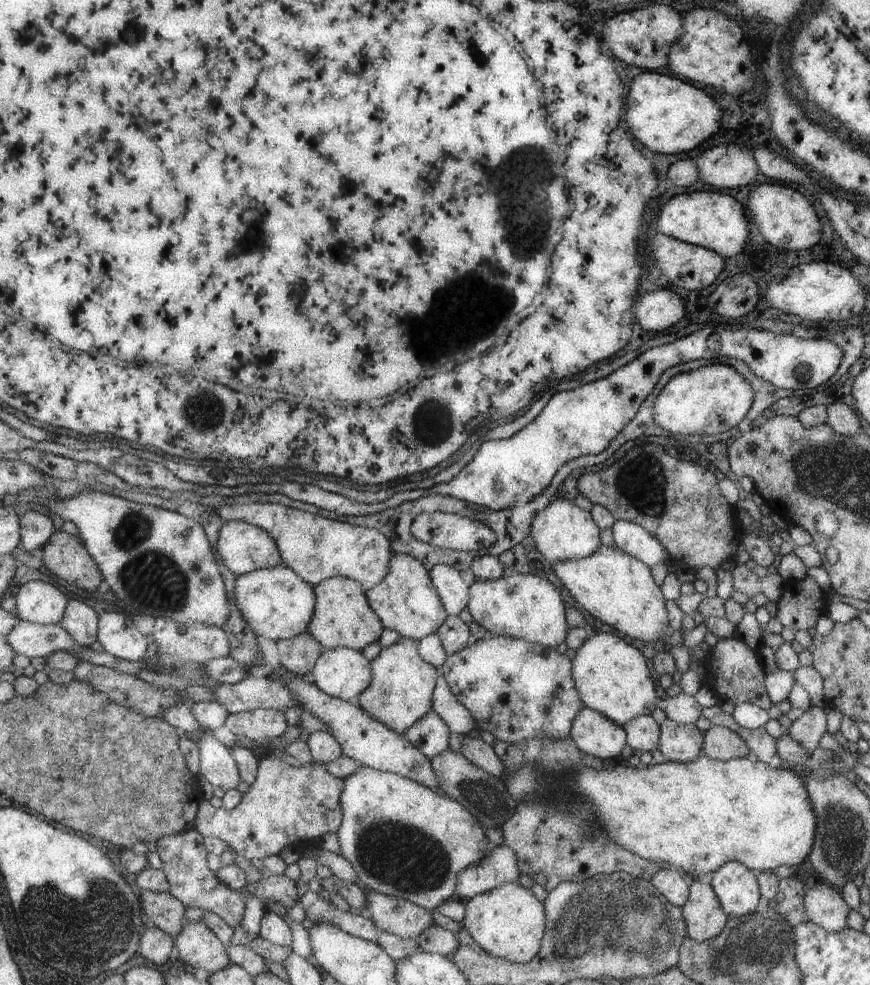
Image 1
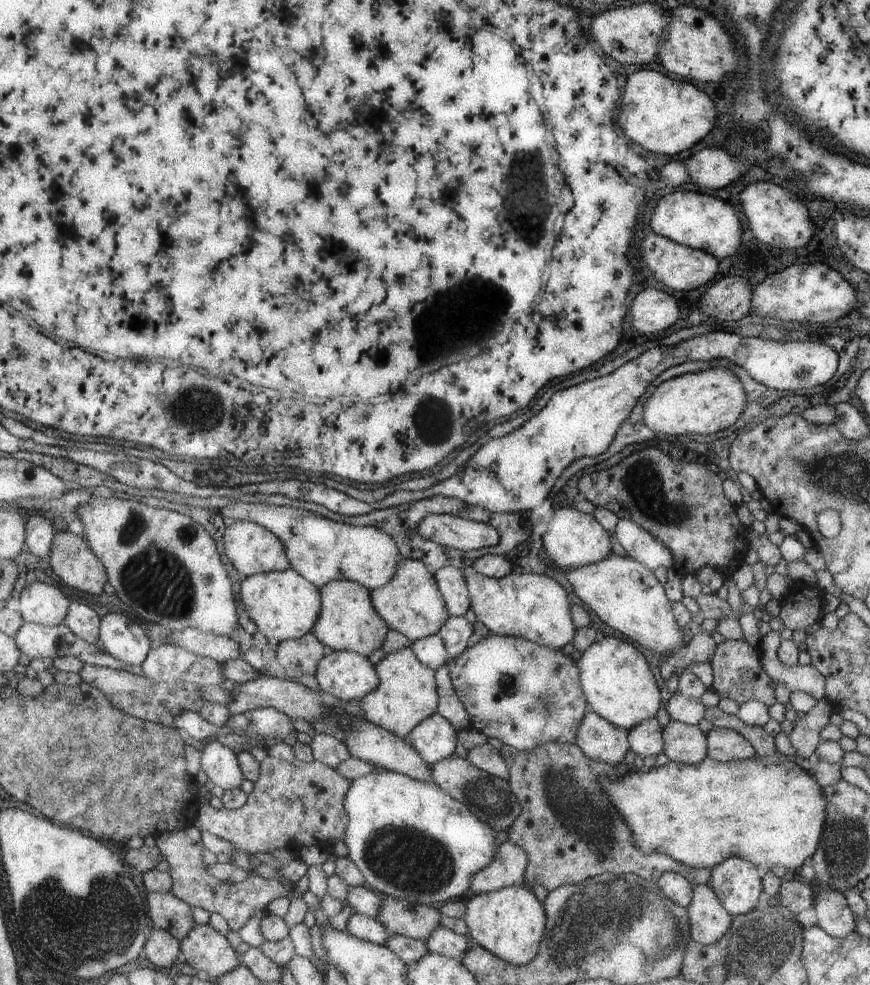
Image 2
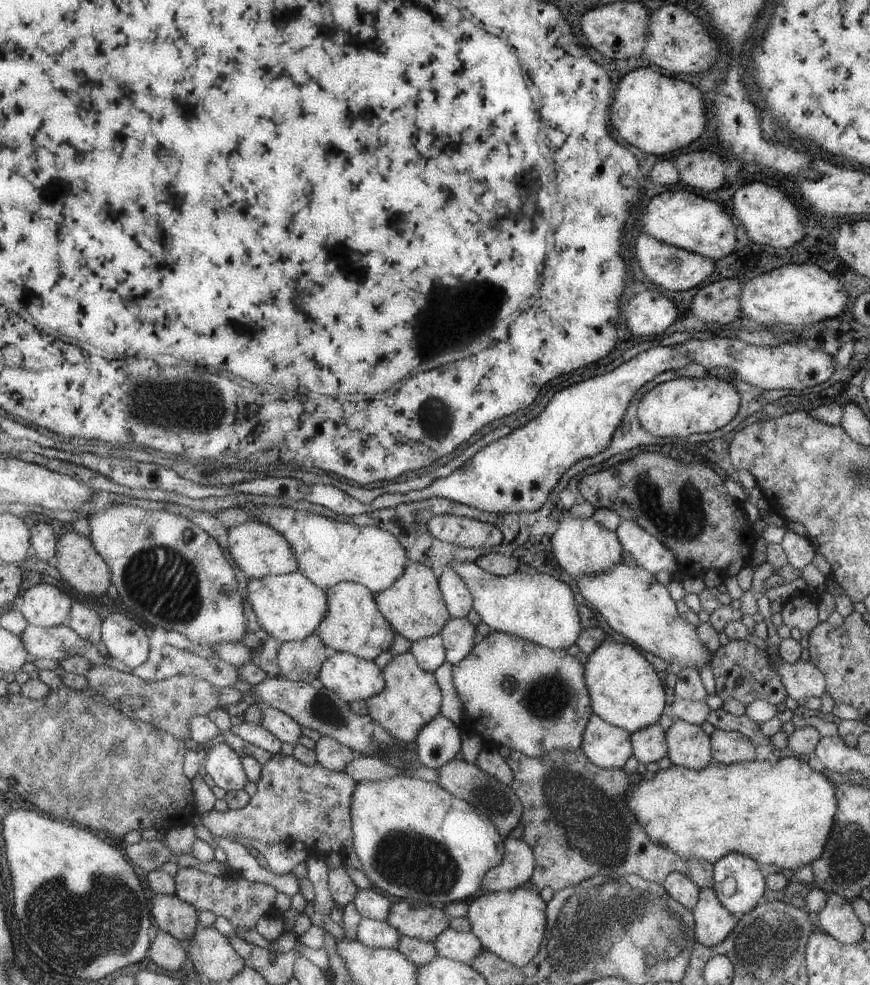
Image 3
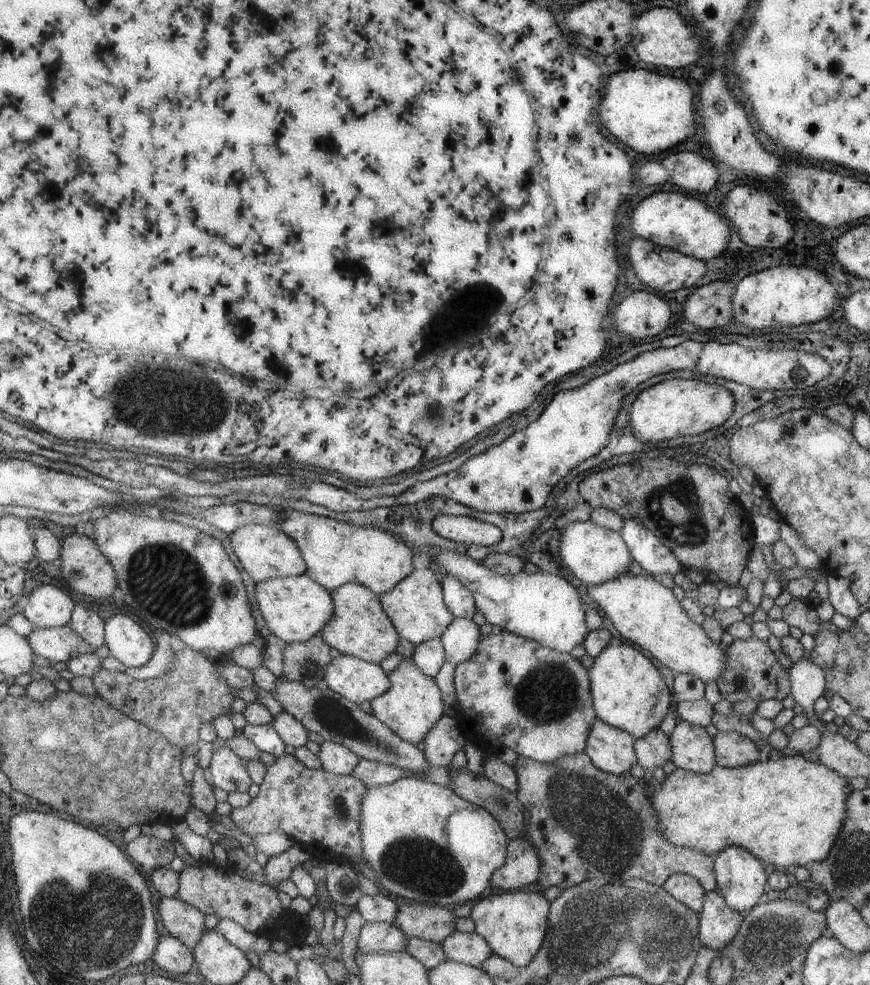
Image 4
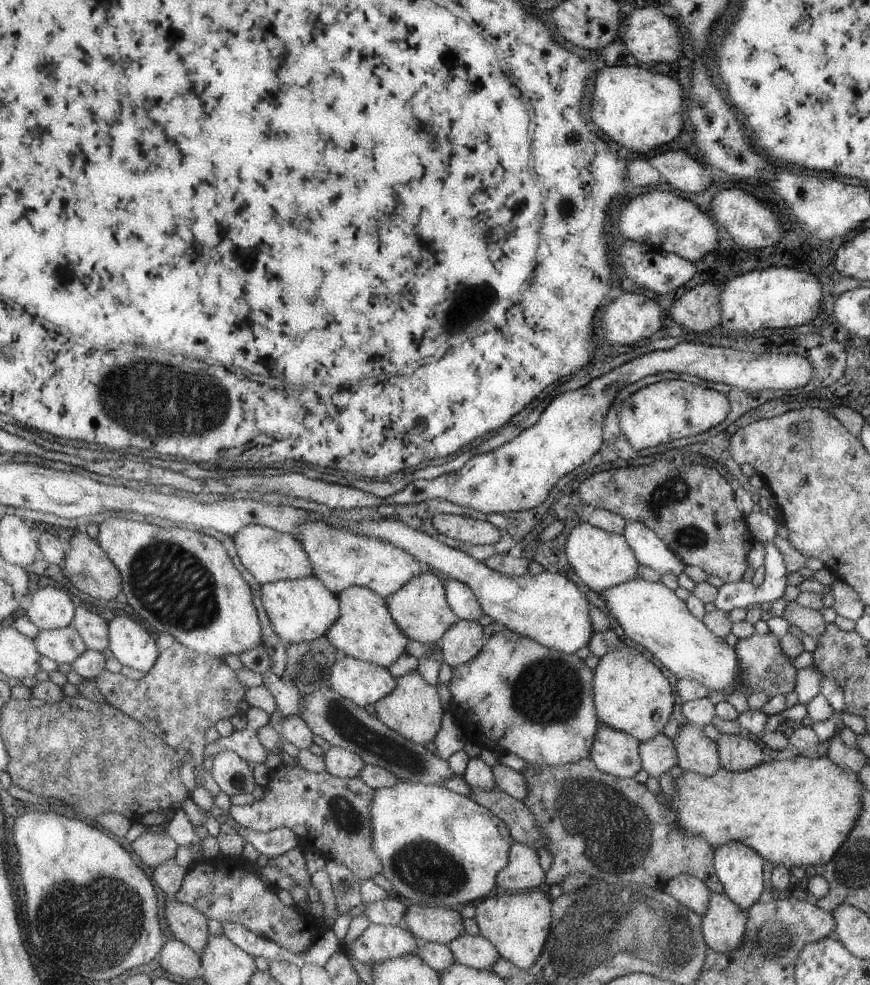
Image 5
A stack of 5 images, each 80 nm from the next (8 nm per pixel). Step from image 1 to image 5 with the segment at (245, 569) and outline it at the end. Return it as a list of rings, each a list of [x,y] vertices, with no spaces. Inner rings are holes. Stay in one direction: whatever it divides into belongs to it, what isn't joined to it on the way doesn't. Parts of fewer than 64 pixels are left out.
[[[245,525],[235,531],[232,539],[241,564],[260,585],[276,580],[300,579],[312,574],[305,551],[291,533],[277,532],[261,525]]]

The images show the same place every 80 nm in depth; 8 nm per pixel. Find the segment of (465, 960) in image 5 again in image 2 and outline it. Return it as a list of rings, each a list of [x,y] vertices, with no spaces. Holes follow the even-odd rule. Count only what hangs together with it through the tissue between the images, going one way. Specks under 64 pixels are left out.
[[[435,927],[422,941],[429,953],[459,961],[468,948],[467,935],[458,935],[445,927]]]

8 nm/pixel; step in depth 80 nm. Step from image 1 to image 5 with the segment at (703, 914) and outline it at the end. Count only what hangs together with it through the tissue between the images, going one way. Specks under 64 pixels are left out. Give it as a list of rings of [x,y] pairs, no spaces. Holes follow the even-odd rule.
[[[710,893],[707,910],[701,918],[702,936],[709,949],[722,953],[733,950],[742,943],[747,911],[742,911],[725,893]]]

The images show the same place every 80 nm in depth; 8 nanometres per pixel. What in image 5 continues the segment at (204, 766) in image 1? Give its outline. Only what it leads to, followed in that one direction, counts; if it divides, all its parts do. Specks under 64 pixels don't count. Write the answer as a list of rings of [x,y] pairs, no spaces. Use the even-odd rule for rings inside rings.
[[[231,751],[215,755],[209,771],[220,790],[229,796],[250,793],[256,785],[252,777],[251,766]]]

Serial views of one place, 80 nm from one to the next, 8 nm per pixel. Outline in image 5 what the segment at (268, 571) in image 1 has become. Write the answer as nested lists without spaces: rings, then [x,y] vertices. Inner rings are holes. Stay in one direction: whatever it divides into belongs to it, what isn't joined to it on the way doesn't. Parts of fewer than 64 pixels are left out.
[[[312,574],[300,579],[276,580],[259,587],[261,606],[271,623],[273,632],[287,645],[309,642],[325,631],[337,620],[339,605],[336,595],[326,589]]]

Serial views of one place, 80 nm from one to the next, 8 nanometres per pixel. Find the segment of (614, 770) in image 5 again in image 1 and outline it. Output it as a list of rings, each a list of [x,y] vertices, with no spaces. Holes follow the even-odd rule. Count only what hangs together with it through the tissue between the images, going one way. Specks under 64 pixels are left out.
[[[585,706],[572,720],[569,737],[582,753],[601,760],[617,756],[626,744],[626,734],[621,725]]]

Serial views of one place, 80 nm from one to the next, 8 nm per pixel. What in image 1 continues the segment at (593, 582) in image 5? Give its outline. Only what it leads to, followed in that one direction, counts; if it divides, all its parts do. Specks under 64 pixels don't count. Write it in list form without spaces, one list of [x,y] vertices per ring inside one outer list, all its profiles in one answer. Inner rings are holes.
[[[554,498],[532,518],[530,537],[535,550],[549,562],[580,559],[589,556],[599,545],[599,528],[593,522],[589,511],[565,498]]]

